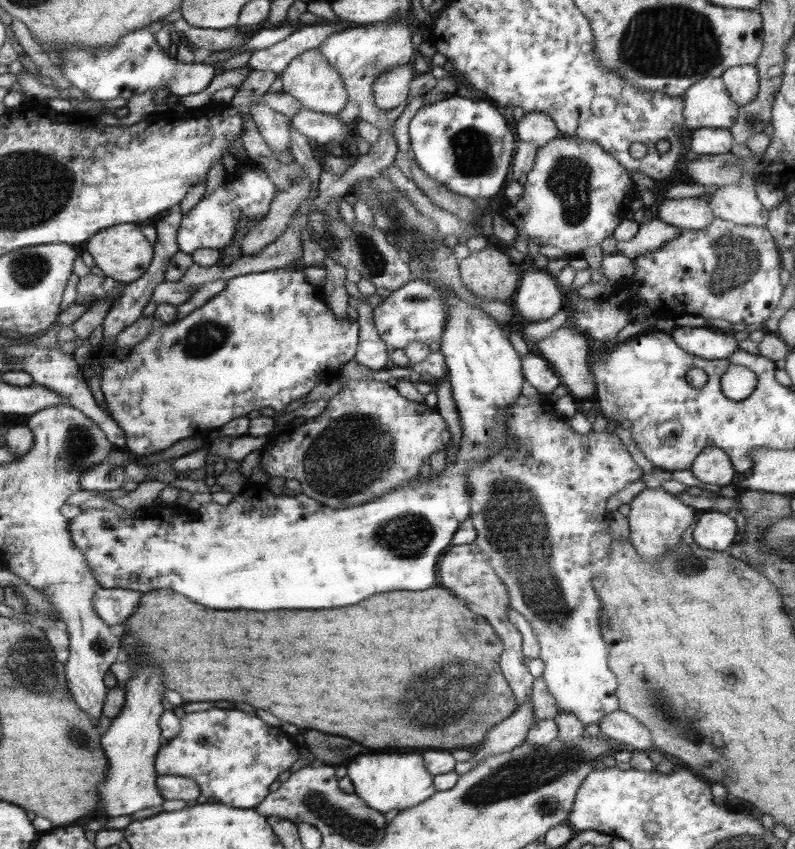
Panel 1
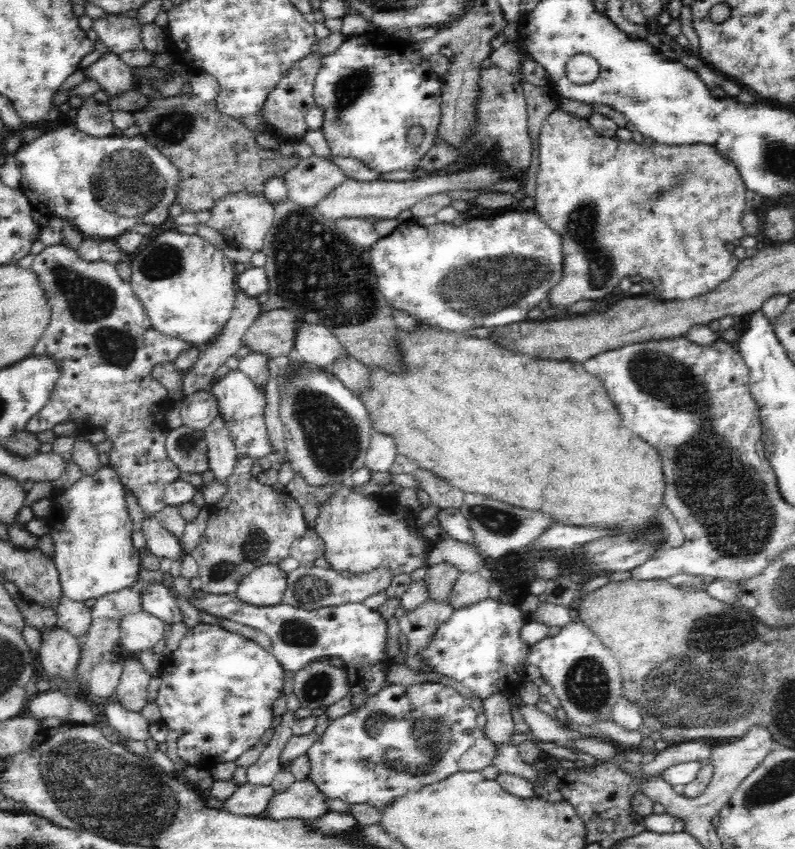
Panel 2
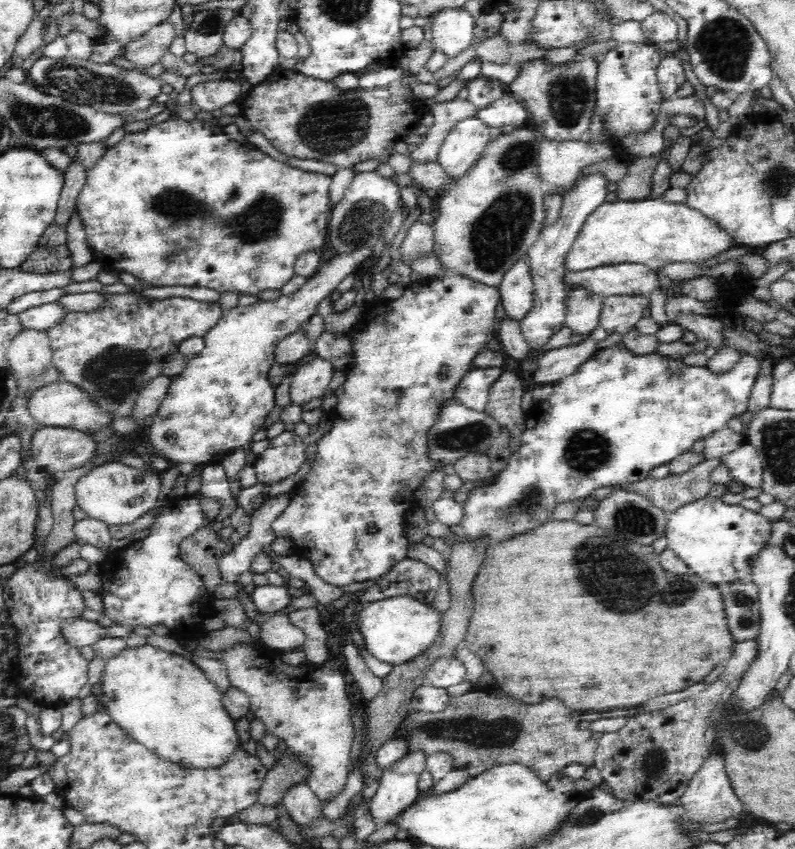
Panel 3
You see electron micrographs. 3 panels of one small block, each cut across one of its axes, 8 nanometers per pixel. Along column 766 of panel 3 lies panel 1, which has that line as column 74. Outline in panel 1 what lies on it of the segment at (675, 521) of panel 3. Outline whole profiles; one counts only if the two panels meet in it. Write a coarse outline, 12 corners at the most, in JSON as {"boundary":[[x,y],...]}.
{"boundary":[[444,294],[454,463],[343,509],[249,483],[228,505],[68,519],[103,588],[322,610],[438,586],[465,472],[525,377]]}

